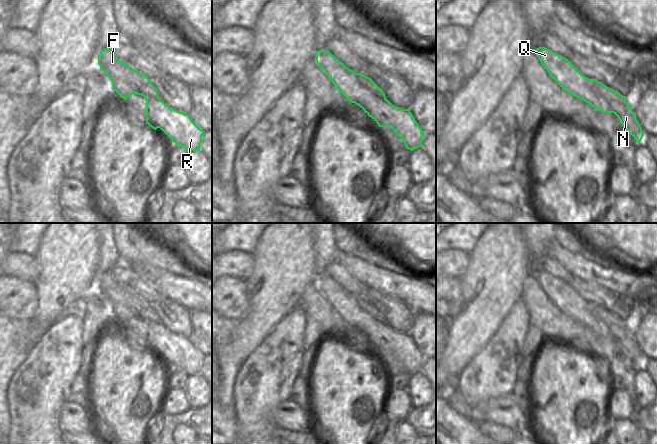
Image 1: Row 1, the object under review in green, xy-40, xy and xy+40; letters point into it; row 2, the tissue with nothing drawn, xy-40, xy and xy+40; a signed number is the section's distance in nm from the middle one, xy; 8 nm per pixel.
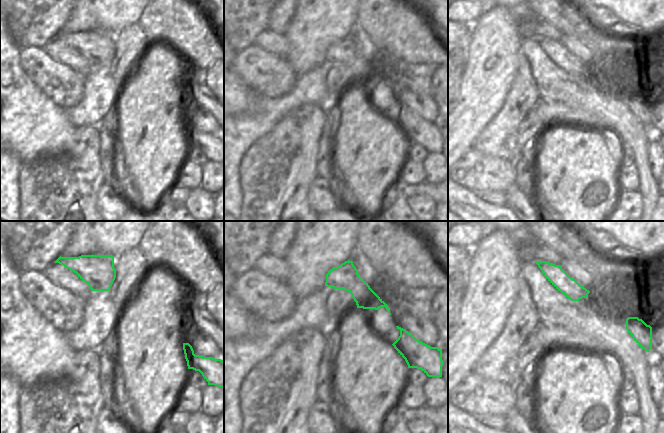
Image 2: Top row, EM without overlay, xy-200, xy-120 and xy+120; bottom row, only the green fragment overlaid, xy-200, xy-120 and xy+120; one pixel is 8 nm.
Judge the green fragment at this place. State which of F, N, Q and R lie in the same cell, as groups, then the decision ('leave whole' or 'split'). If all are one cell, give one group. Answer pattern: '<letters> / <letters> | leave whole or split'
F / N Q R | split

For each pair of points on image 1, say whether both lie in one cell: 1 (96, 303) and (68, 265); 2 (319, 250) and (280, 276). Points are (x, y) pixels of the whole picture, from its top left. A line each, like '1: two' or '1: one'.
1: two
2: two

